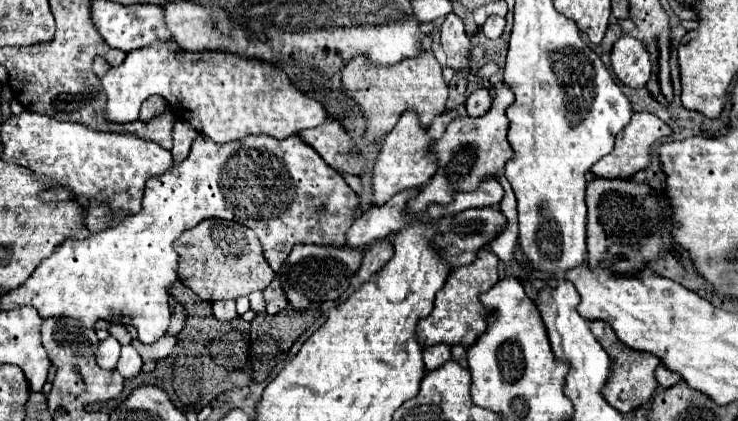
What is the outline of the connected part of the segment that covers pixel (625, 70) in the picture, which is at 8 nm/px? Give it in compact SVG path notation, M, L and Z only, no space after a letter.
M623 35L611 51L615 75L629 87L643 87L651 77L651 57L645 45L629 35Z

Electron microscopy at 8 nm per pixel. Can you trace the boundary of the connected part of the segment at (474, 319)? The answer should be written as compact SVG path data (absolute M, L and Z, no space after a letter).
M483 247L471 265L453 269L445 287L437 293L431 315L419 321L417 335L419 335L421 343L423 345L433 345L433 343L457 345L457 343L461 343L465 347L473 345L487 329L487 311L481 305L479 295L489 291L497 281L499 281L499 259L489 247Z

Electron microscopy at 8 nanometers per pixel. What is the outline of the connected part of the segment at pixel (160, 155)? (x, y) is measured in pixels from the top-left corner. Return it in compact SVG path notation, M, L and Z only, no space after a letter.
M31 111L13 115L3 123L1 143L5 147L3 161L23 165L37 175L47 175L73 191L75 199L87 211L85 225L89 231L101 231L109 211L117 211L117 219L121 213L137 213L141 209L145 181L163 175L173 165L171 153L153 141L101 133Z

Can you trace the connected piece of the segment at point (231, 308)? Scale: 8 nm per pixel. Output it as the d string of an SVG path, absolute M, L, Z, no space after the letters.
M227 299L227 301L215 301L213 303L213 315L219 321L231 321L237 317L237 309L235 309L235 301Z

